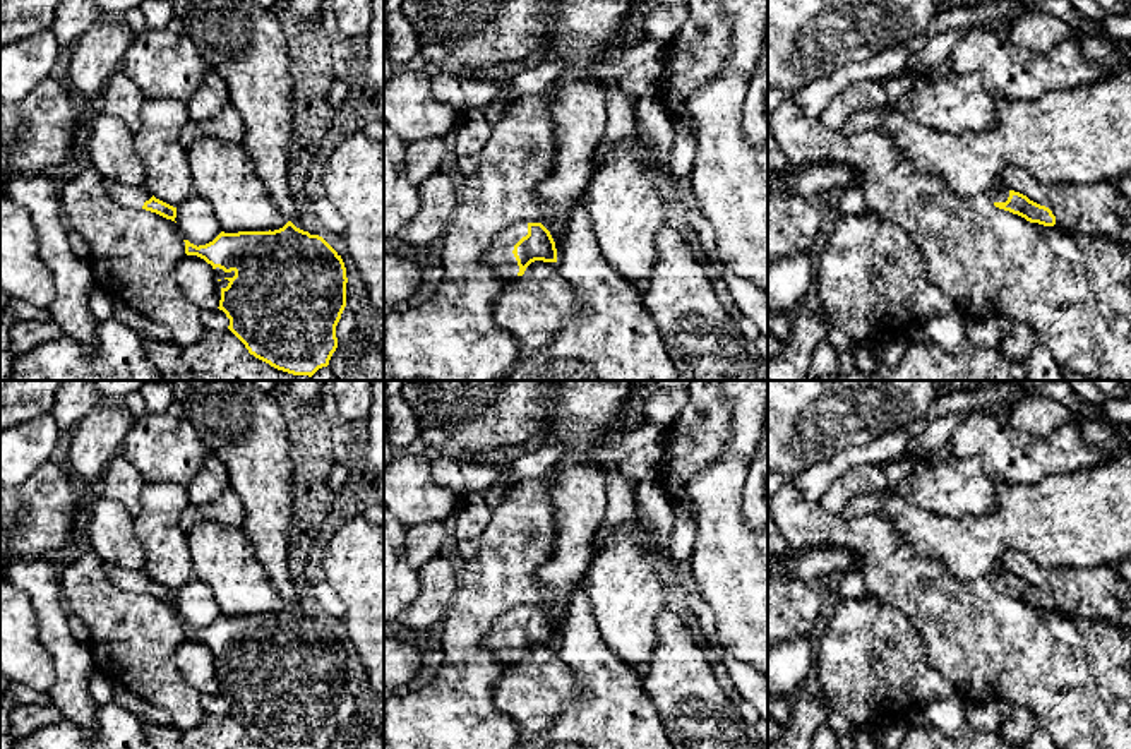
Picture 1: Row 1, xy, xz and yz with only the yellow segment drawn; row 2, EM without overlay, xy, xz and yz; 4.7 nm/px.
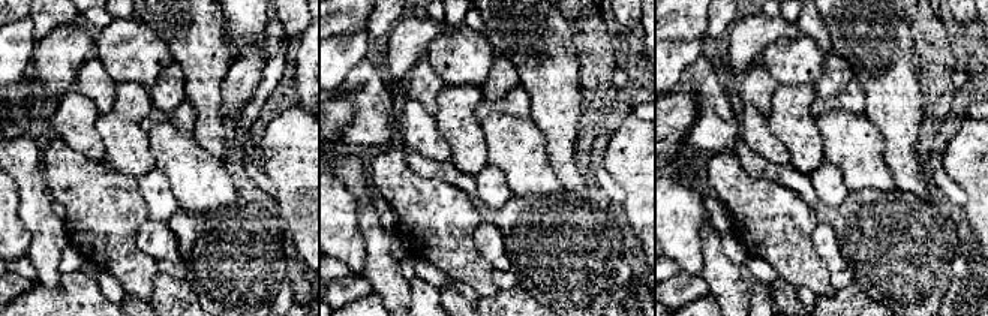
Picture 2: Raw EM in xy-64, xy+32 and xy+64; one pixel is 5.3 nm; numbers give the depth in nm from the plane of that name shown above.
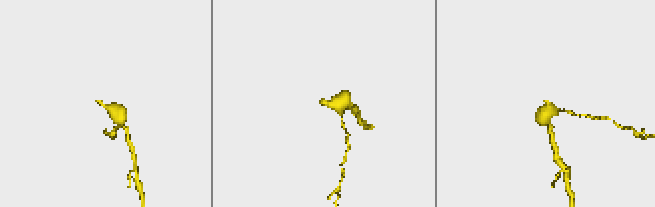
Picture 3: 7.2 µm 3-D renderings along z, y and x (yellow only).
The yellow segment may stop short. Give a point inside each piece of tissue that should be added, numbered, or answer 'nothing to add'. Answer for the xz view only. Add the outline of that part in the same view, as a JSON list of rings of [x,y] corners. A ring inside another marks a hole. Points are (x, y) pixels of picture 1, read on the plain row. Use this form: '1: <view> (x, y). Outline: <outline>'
1: xz (499, 641). Outline: [[[528,607],[504,614],[487,634],[483,648],[506,665],[518,662],[519,650],[512,634],[514,629],[526,619]]]

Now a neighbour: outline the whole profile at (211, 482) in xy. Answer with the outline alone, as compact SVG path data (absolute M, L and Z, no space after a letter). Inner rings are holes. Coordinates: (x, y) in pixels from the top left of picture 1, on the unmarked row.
M207 454L195 478L187 487L190 502L206 506L218 500L230 487L224 464L212 454Z

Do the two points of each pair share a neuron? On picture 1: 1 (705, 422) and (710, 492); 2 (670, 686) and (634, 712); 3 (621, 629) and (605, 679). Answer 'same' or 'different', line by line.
1: different
2: different
3: different

